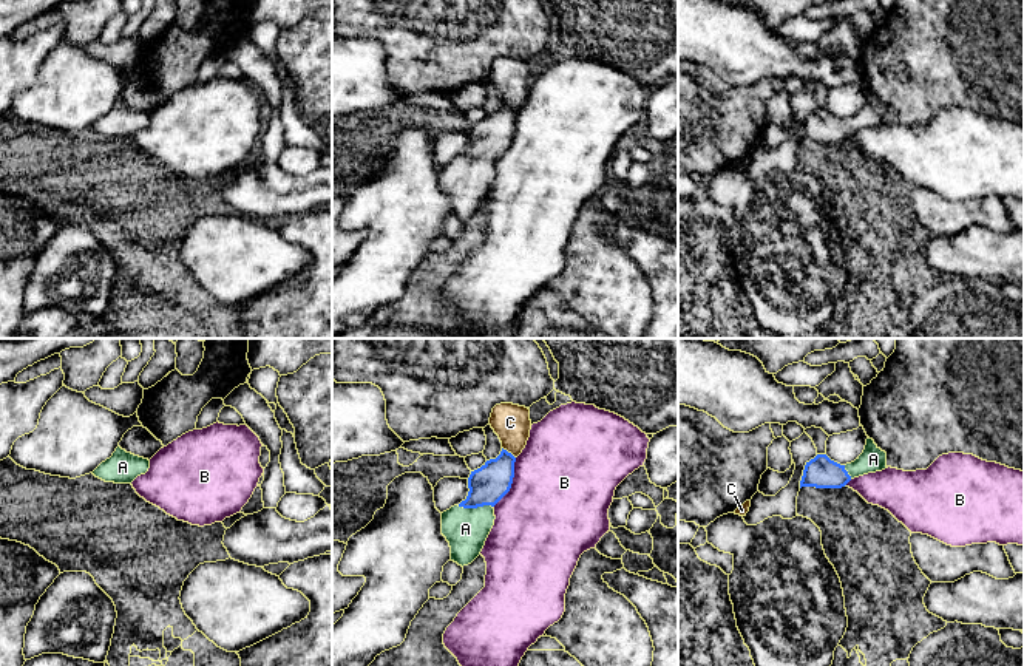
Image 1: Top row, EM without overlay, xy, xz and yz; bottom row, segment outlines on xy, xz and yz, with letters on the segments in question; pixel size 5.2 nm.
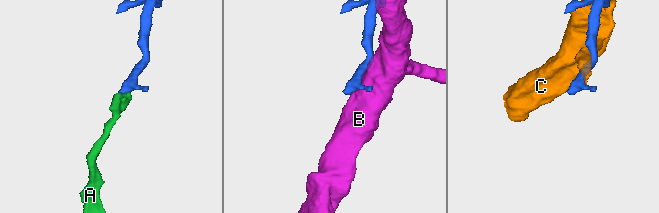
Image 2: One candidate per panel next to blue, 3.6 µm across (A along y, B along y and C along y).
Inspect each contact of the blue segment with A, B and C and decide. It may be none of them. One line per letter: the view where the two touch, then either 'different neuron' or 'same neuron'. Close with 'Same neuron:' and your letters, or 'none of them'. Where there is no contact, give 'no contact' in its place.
A: contact in xz; same neuron
B: contact in xz; different neuron
C: contact in xz; different neuron
Same neuron: A

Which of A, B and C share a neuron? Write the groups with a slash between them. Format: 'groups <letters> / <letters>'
groups A / B / C

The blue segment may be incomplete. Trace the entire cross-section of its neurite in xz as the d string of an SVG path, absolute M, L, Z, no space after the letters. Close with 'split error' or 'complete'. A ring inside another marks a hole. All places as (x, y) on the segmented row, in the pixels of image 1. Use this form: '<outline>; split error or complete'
M502 448L496 459L487 460L468 477L468 496L459 505L442 513L442 535L451 547L451 561L459 566L471 564L482 552L494 525L494 505L510 491L514 477L516 457Z; split error

